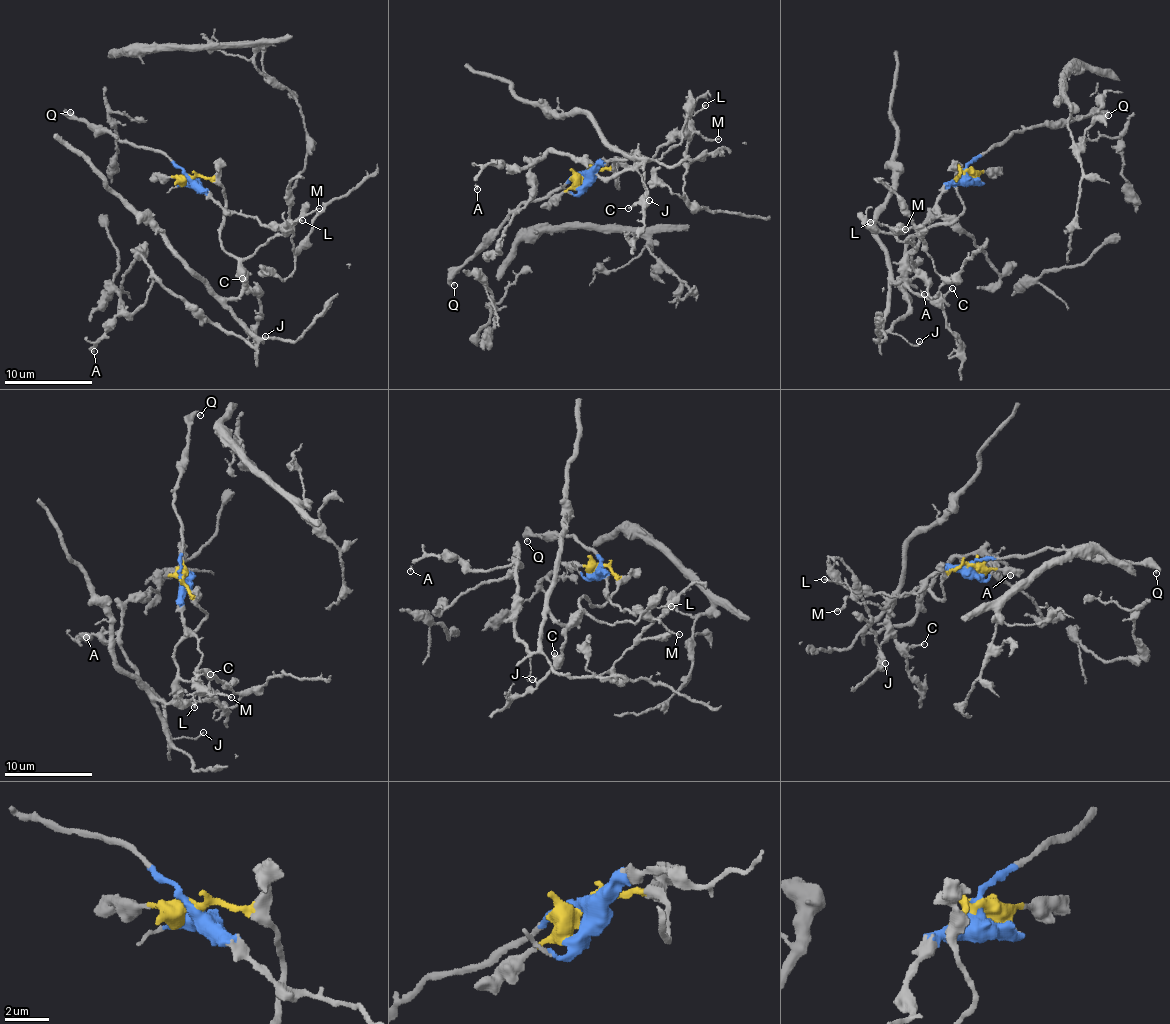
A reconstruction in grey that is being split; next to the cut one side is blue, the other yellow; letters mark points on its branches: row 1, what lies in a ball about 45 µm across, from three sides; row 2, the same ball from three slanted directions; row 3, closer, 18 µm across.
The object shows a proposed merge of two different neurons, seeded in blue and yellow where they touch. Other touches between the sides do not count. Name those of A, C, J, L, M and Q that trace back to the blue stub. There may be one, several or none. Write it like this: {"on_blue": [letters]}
{"on_blue": ["L", "M", "Q"]}

